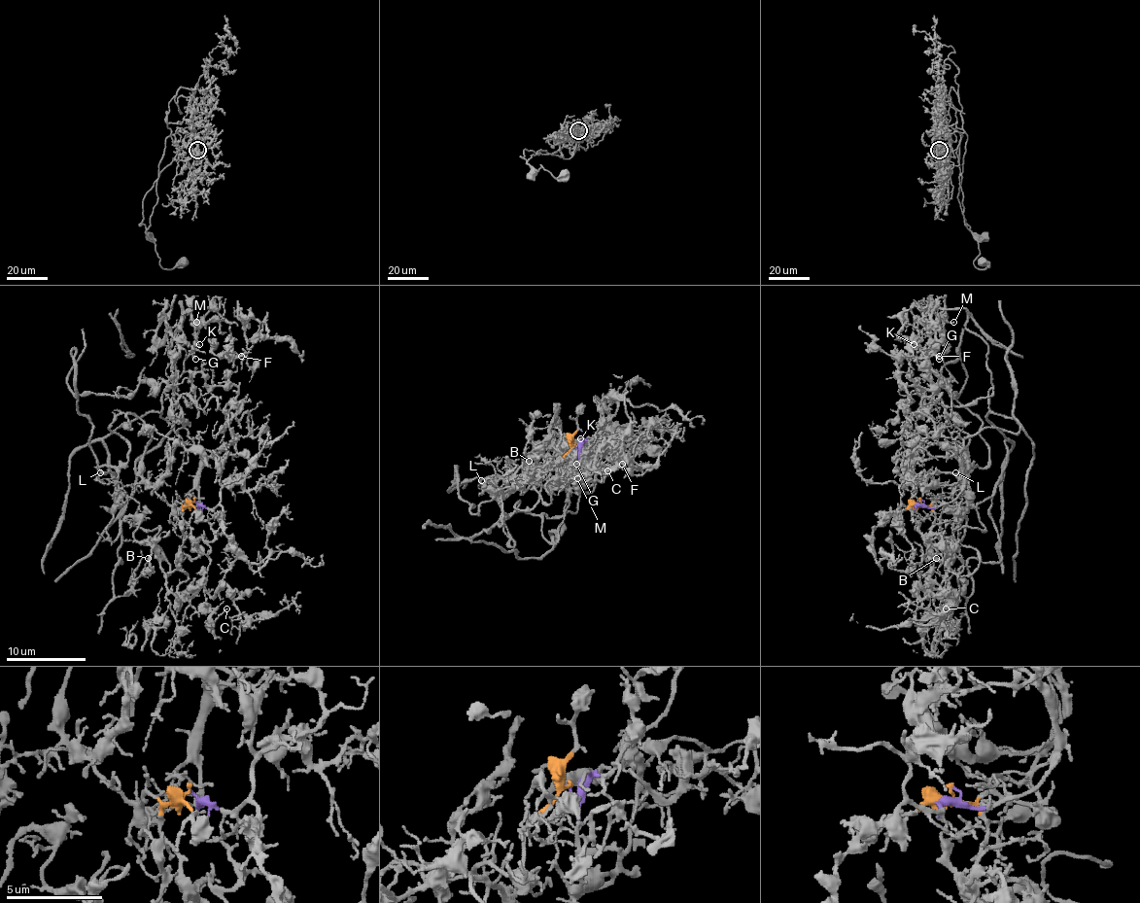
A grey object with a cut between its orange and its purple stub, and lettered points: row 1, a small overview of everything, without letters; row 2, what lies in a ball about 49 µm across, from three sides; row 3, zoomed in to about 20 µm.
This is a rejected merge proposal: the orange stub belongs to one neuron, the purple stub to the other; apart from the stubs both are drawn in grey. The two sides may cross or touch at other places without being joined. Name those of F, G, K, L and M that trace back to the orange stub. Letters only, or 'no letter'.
F, G, K, L, M

